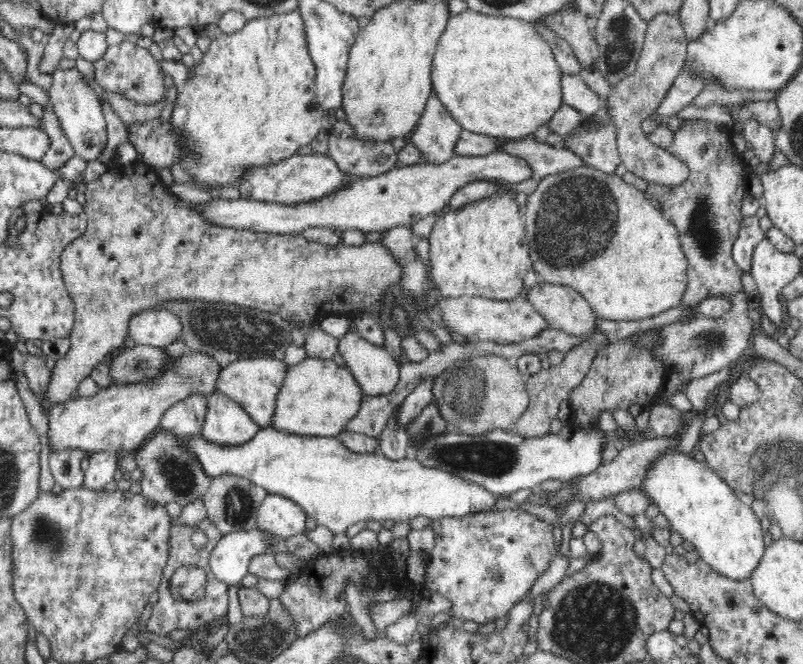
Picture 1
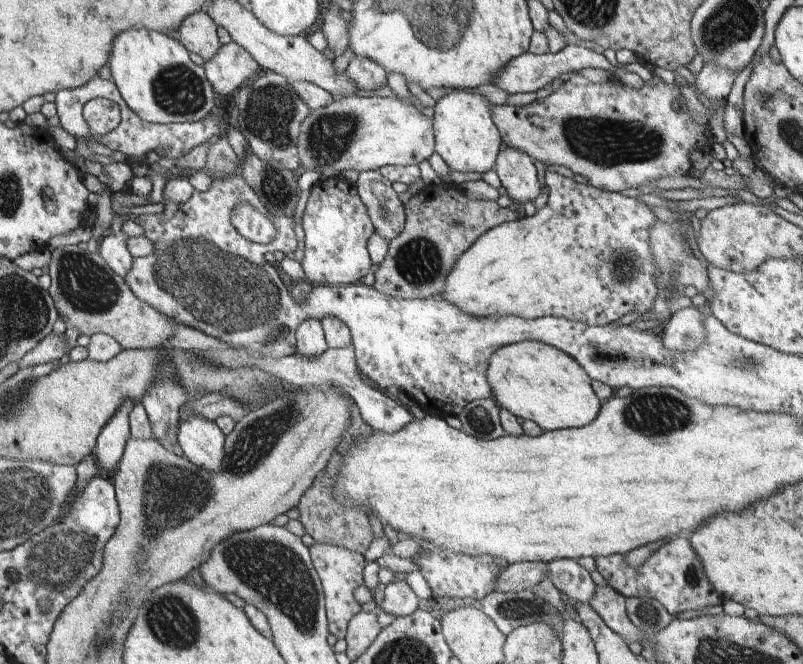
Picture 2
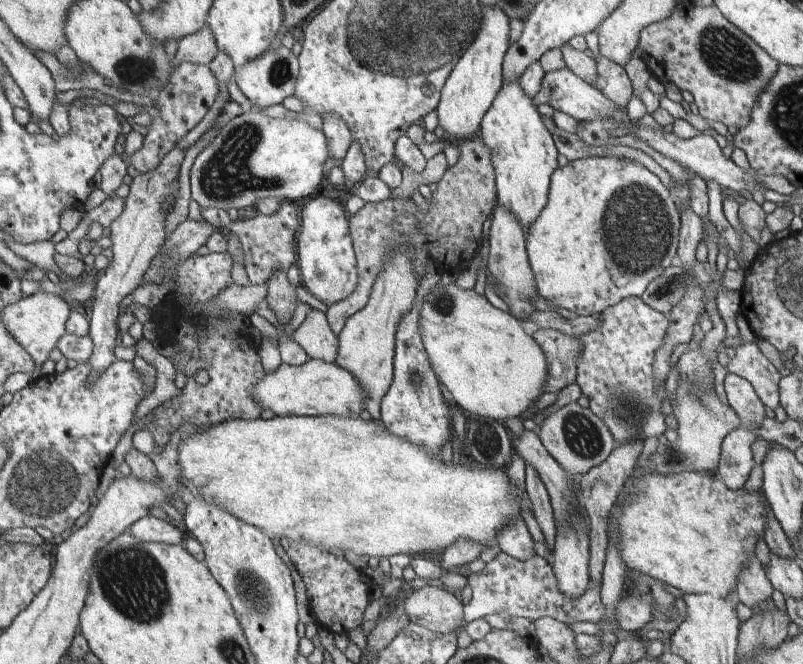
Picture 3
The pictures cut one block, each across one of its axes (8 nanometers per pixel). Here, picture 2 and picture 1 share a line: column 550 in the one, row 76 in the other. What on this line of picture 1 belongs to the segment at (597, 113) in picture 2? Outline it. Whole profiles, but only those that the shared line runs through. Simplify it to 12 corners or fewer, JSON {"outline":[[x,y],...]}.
{"outline":[[107,45],[93,62],[98,86],[137,103],[169,97],[147,48]]}

